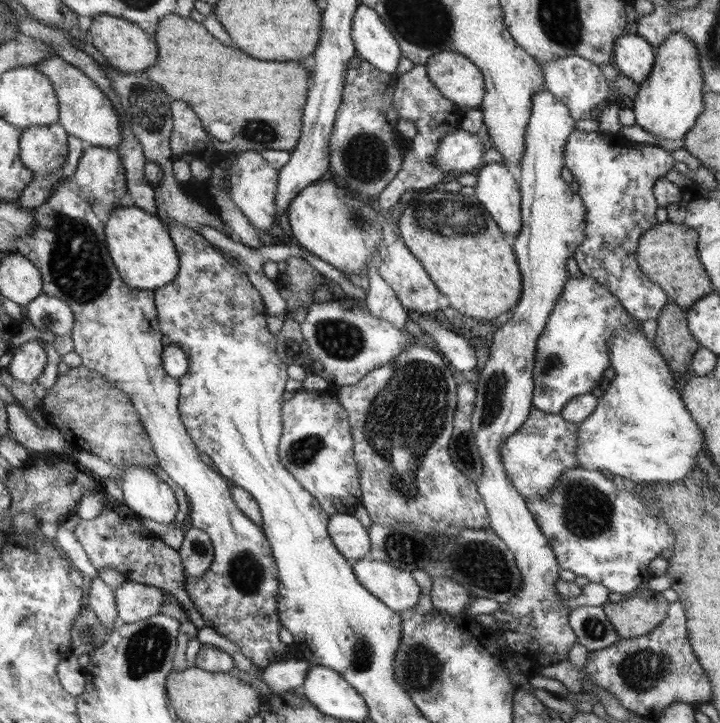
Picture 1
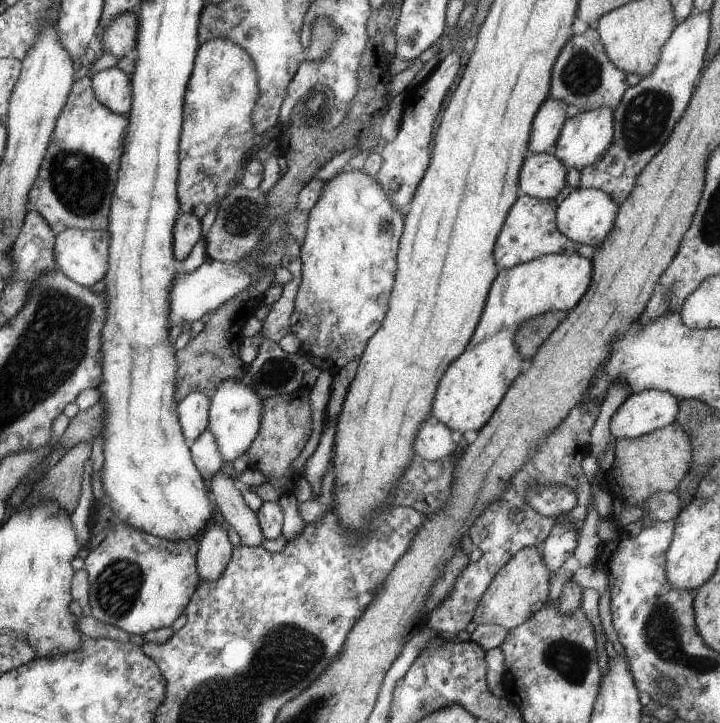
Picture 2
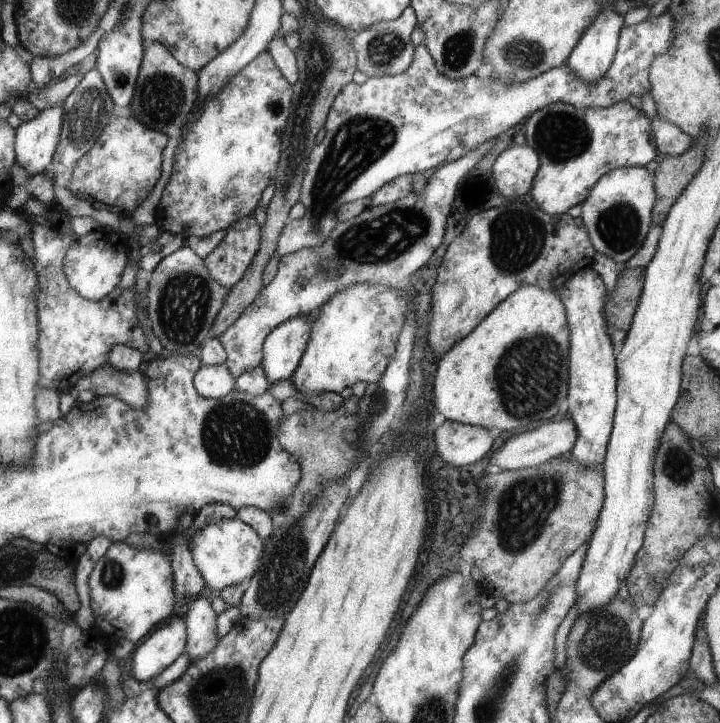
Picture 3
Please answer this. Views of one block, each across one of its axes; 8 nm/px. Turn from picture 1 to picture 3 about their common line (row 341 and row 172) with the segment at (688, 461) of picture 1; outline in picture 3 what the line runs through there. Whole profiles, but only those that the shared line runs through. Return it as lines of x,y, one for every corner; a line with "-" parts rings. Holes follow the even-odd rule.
628,166
606,173
586,198
581,218
589,230
593,246
616,264
628,262
642,246
653,222
653,206
657,202
656,176
646,167

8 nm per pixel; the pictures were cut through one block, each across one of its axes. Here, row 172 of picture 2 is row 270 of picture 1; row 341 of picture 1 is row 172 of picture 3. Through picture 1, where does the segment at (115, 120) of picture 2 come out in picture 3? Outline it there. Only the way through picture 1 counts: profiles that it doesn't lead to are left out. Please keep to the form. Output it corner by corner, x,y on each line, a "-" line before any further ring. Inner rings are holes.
114,115
96,144
78,160
68,189
76,198
90,201
96,209
109,209
122,217
130,217
148,198
160,178
166,144
166,134
150,130
137,118

